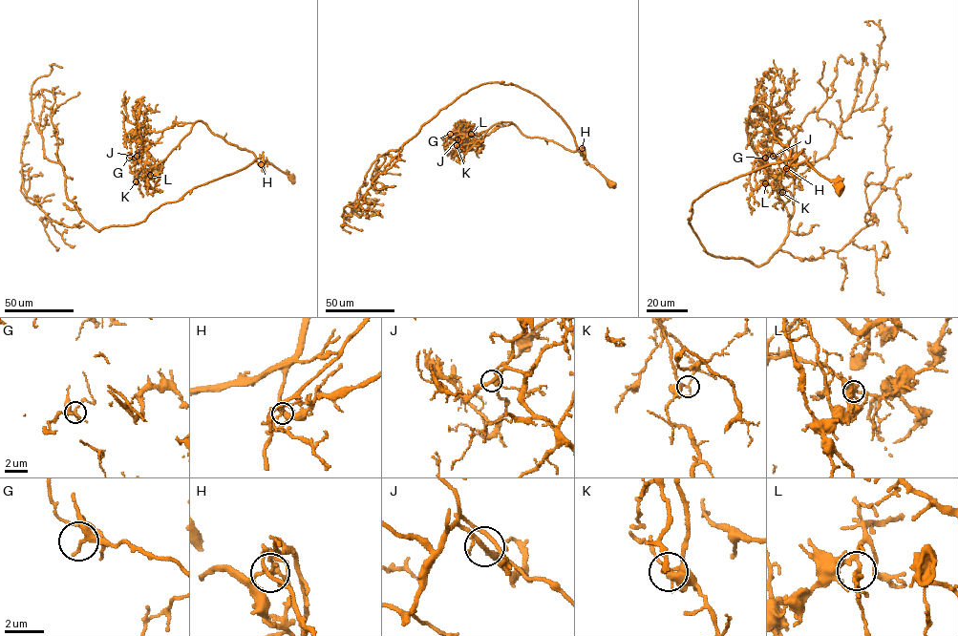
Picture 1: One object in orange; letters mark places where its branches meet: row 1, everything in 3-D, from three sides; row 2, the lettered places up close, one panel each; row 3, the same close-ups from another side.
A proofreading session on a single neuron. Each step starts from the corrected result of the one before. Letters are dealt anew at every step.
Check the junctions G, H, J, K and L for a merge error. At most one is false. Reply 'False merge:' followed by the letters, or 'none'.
False merge: H

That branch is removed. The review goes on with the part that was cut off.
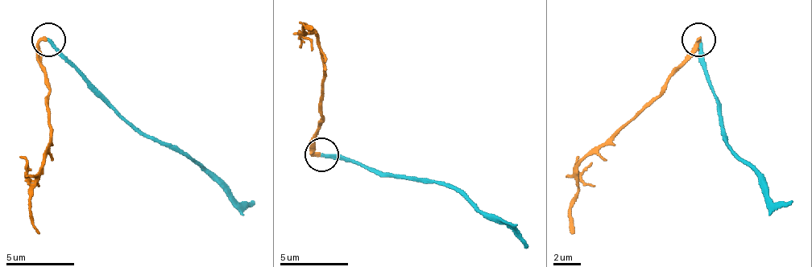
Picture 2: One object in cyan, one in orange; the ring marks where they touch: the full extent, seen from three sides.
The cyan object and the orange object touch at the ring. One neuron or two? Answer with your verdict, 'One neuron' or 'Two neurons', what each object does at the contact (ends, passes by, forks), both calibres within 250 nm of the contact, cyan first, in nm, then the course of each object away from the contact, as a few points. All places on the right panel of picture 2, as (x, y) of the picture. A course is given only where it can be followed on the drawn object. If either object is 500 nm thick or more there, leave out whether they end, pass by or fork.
One neuron. At the ring cyan ends. At the ring orange ends. Thickness 240 nm (cyan) against 240 nm. Course of cyan: (699, 40), (699, 61), (730, 149), (774, 203), (791, 200). Course of orange: (699, 40), (665, 88), (580, 162), (570, 211), (570, 227), (573, 234)

